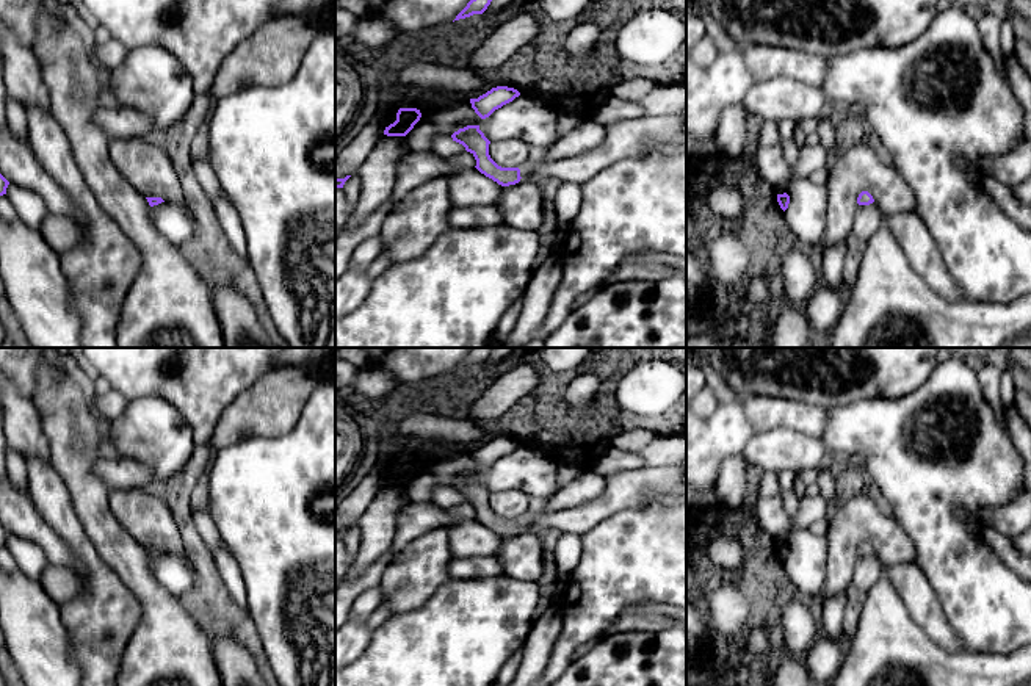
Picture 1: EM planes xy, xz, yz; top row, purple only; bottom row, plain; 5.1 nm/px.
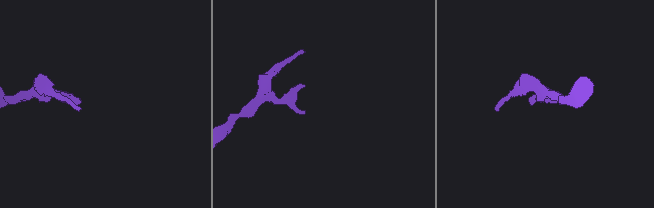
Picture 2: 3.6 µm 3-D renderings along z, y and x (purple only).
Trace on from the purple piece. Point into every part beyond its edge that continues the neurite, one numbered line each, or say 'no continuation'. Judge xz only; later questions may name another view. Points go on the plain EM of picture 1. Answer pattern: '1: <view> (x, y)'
1: xz (586, 486)

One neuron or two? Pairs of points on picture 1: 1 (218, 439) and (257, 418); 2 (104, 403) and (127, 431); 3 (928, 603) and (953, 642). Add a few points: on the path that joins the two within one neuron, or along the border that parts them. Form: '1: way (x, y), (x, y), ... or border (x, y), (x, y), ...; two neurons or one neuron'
1: way (227, 431), (242, 418), (248, 418); one neuron
2: border (129, 401), (115, 418), (105, 423); two neurons
3: way (928, 613), (944, 633); one neuron

